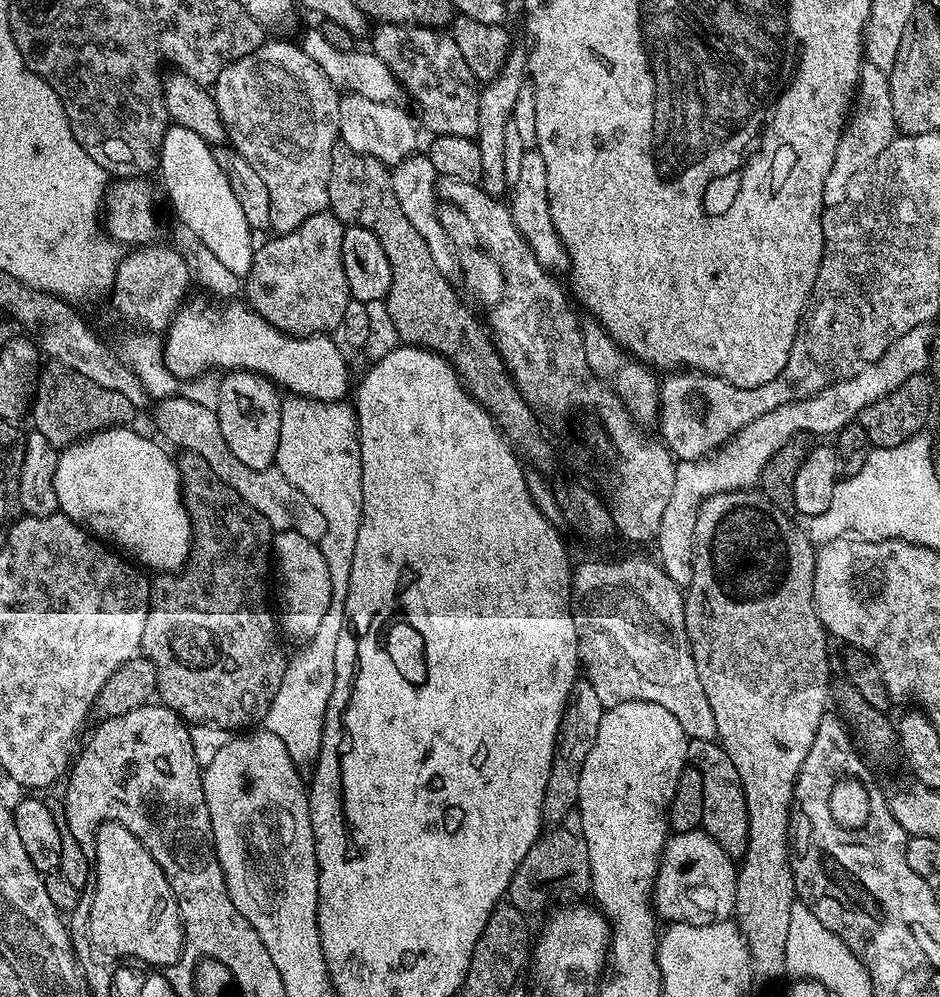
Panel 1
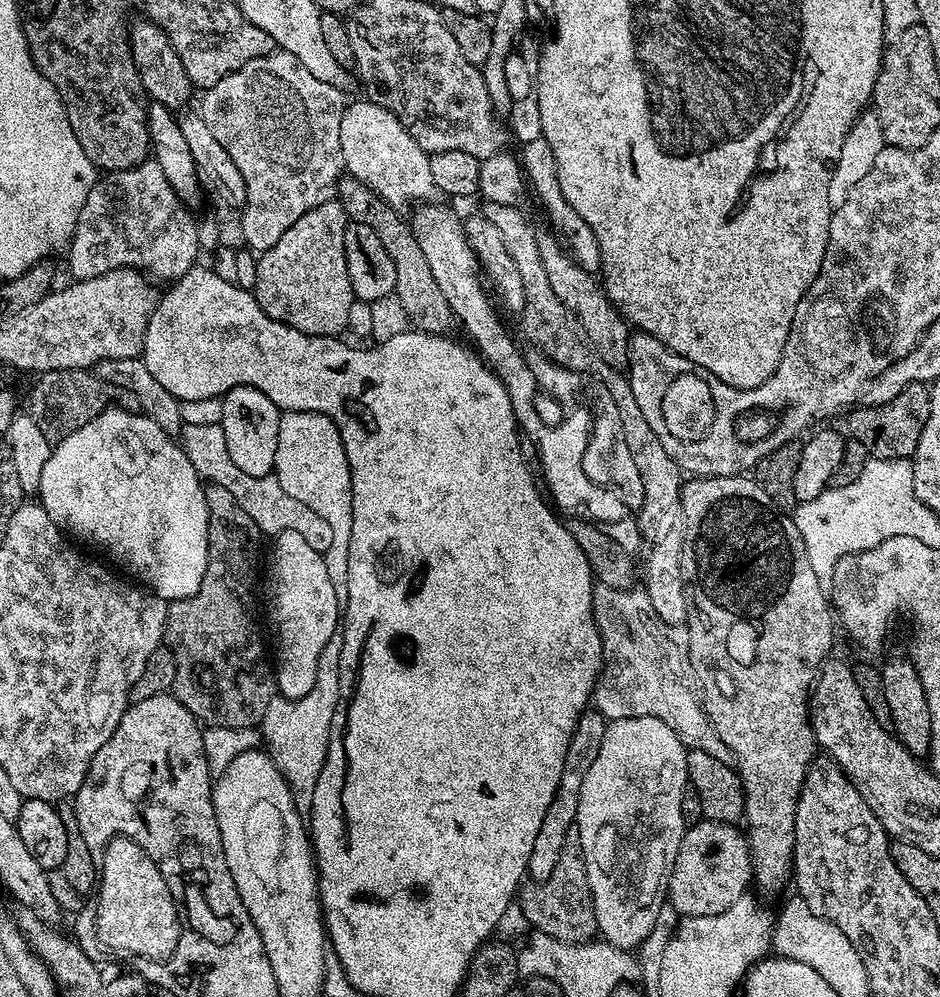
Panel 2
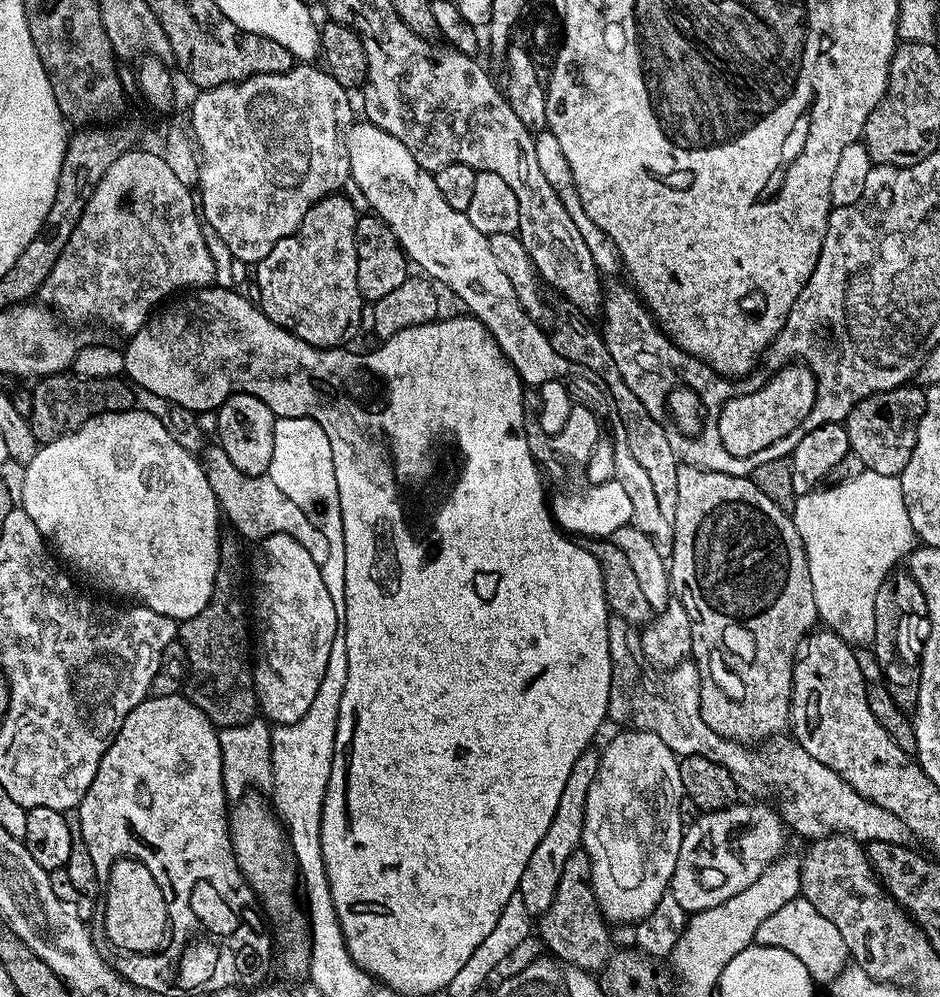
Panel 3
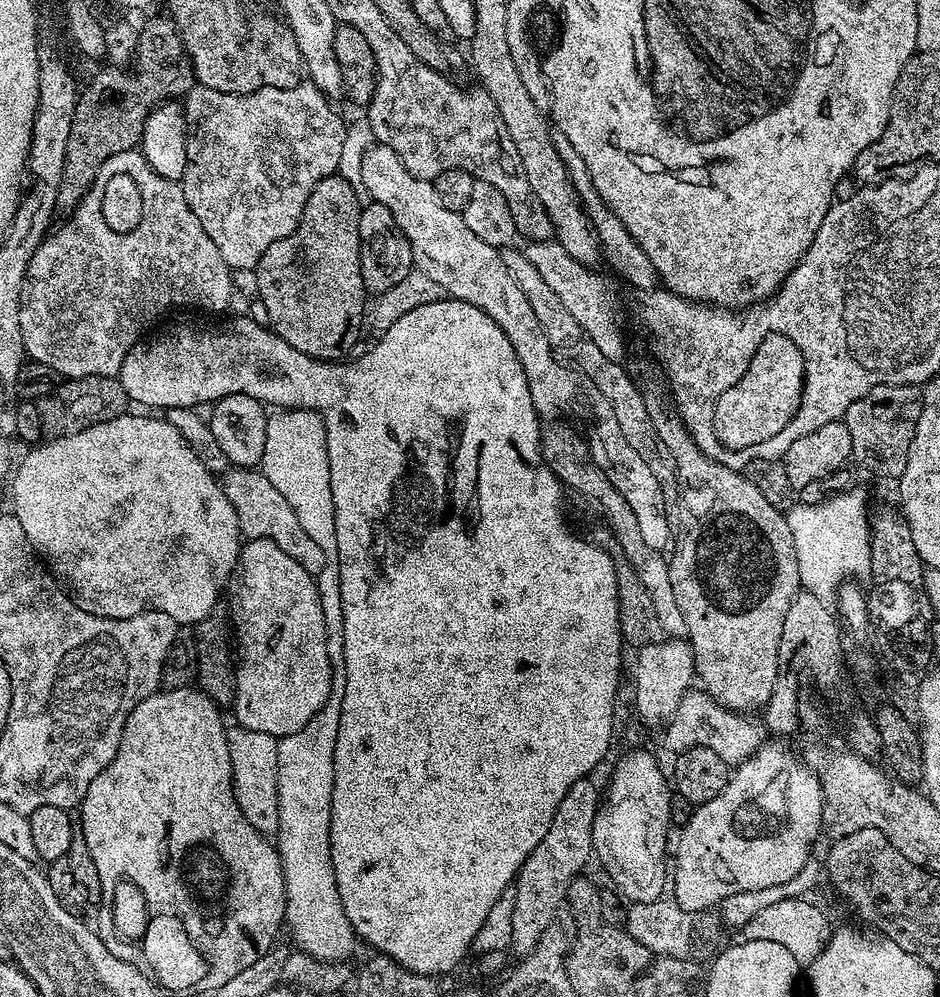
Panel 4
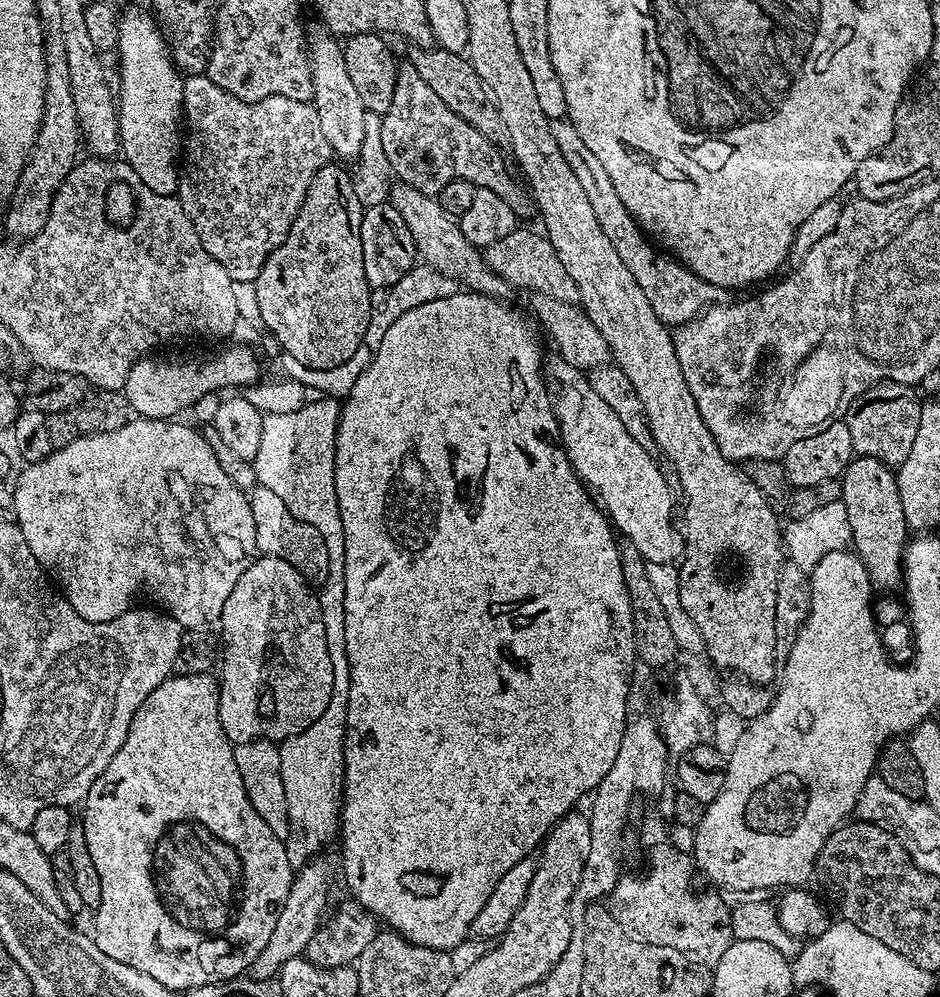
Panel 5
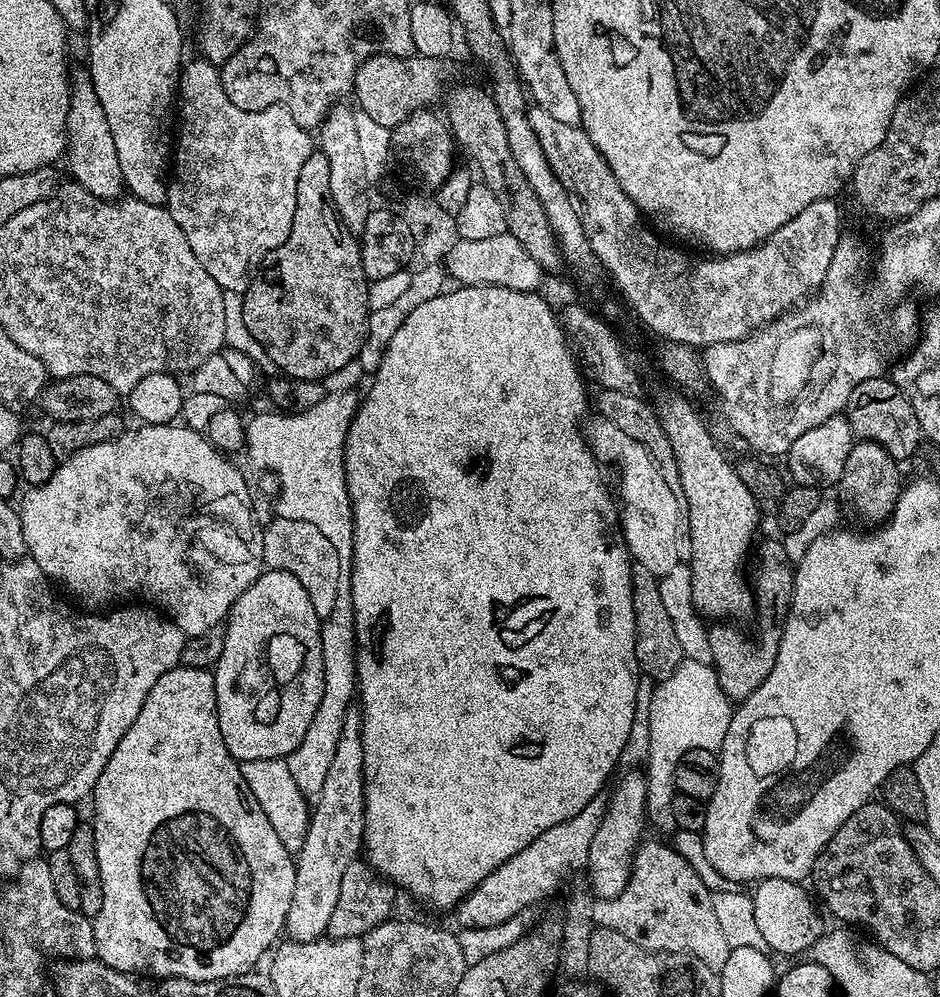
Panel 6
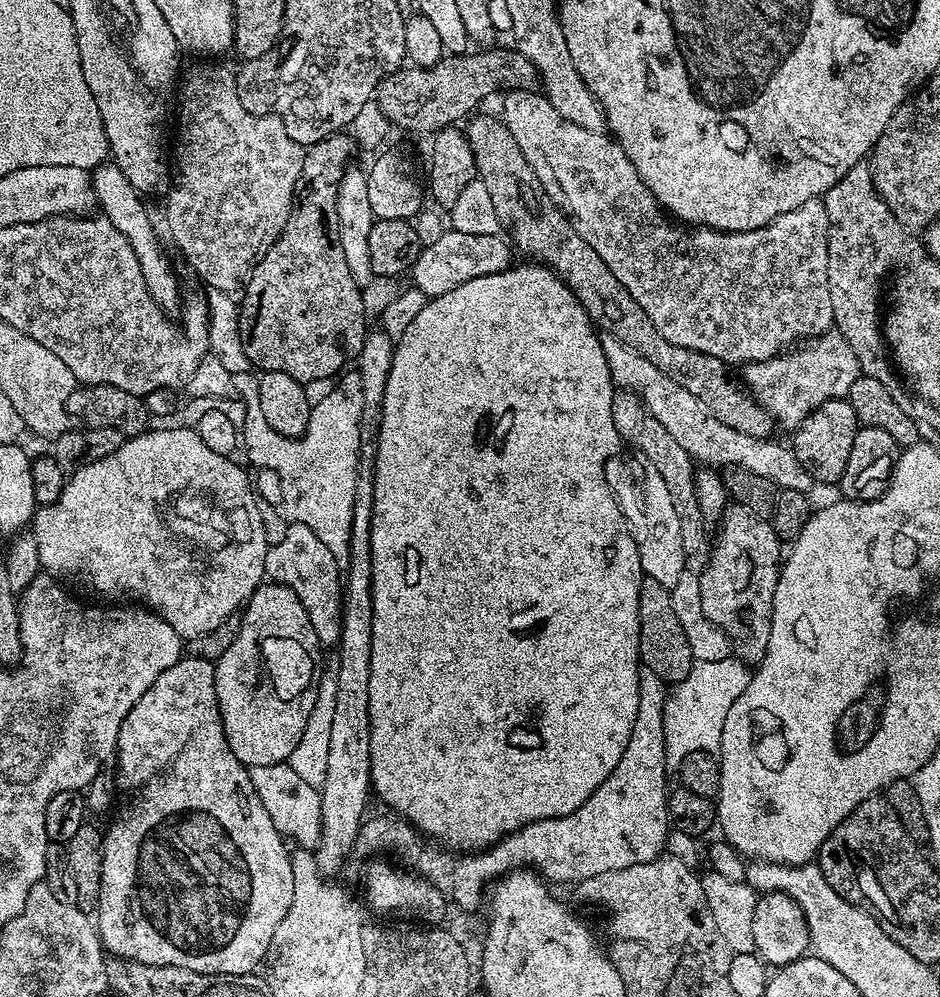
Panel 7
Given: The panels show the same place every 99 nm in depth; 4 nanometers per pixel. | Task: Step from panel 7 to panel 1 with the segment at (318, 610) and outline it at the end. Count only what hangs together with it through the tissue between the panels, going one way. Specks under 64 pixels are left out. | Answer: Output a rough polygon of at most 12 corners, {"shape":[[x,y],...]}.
{"shape":[[157,404],[169,445],[201,456],[277,533],[323,541],[322,518],[279,467],[230,454],[215,408]]}

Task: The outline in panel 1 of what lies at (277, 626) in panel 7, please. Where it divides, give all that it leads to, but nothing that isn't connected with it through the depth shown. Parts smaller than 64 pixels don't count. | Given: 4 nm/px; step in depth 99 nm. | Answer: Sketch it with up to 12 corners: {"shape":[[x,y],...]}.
{"shape":[[274,540],[282,628],[320,634],[330,566],[315,543]]}

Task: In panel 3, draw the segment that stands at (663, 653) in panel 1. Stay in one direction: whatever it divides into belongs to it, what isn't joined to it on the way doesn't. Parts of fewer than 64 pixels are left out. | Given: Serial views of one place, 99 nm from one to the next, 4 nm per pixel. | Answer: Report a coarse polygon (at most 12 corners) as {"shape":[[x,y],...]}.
{"shape":[[608,625],[608,720],[718,762],[745,797],[780,791],[808,842],[908,844],[902,818],[787,735],[722,738],[695,663],[657,670]]}

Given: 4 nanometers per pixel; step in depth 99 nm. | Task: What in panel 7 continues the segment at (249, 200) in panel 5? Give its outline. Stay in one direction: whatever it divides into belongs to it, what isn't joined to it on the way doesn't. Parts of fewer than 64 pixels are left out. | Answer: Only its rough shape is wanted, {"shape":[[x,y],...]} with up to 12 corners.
{"shape":[[233,69],[178,88],[168,228],[236,294],[292,209],[305,145]]}

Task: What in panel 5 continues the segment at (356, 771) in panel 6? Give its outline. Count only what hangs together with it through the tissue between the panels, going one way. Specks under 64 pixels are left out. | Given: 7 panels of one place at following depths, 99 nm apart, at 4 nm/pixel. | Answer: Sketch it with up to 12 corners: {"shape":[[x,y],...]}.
{"shape":[[317,858],[295,873],[251,979],[275,981],[321,928],[332,876]]}

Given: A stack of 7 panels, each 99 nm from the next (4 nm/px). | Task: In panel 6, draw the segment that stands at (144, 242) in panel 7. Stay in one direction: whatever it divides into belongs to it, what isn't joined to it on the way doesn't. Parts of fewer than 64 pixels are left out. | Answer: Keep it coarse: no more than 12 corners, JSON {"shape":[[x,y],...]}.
{"shape":[[87,67],[70,76],[66,160],[95,197],[125,184]]}

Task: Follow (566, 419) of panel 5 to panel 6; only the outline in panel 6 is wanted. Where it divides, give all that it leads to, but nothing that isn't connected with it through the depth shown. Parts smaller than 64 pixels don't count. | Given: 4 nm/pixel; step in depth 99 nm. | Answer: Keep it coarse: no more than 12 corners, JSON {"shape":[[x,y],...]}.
{"shape":[[587,421],[597,461],[620,467],[628,555],[658,578],[682,563],[686,516],[642,442]]}

